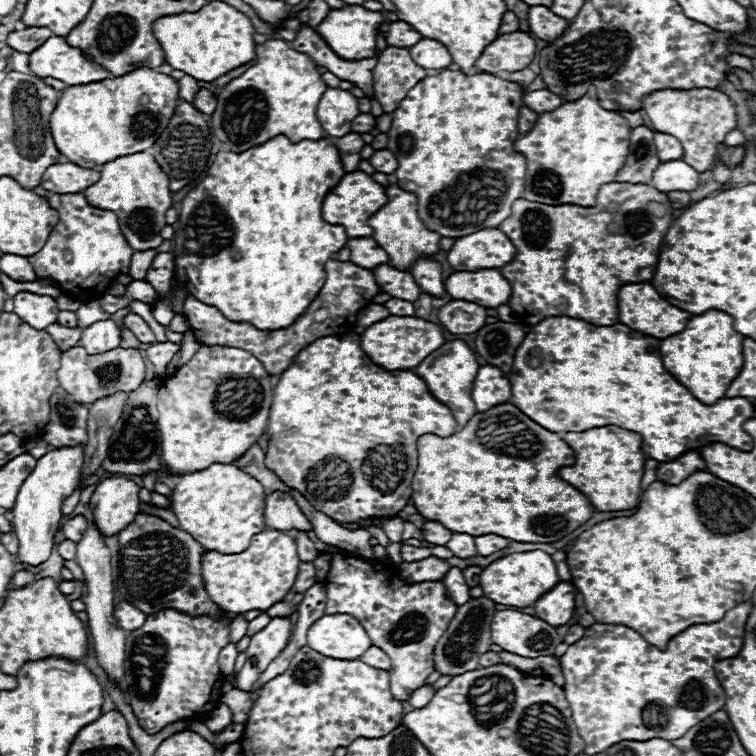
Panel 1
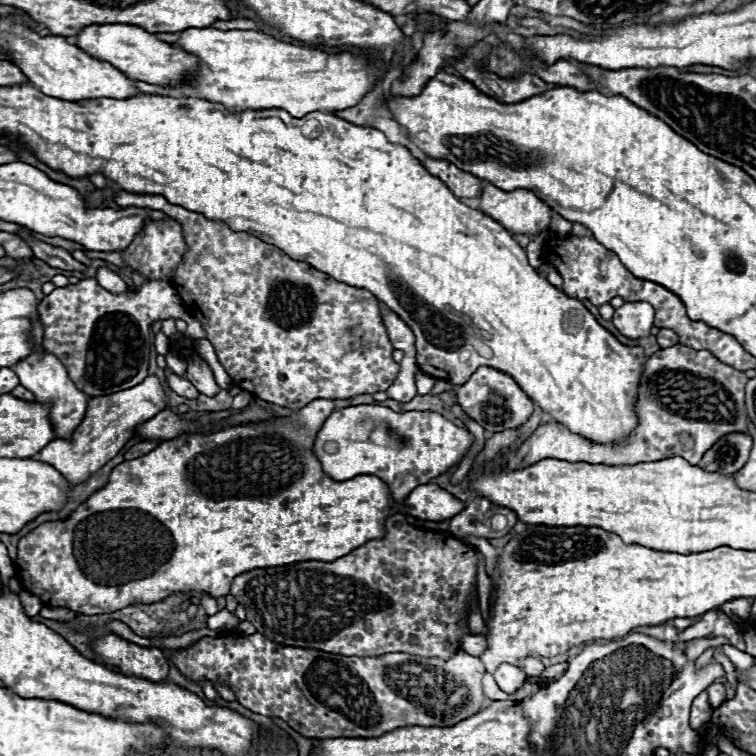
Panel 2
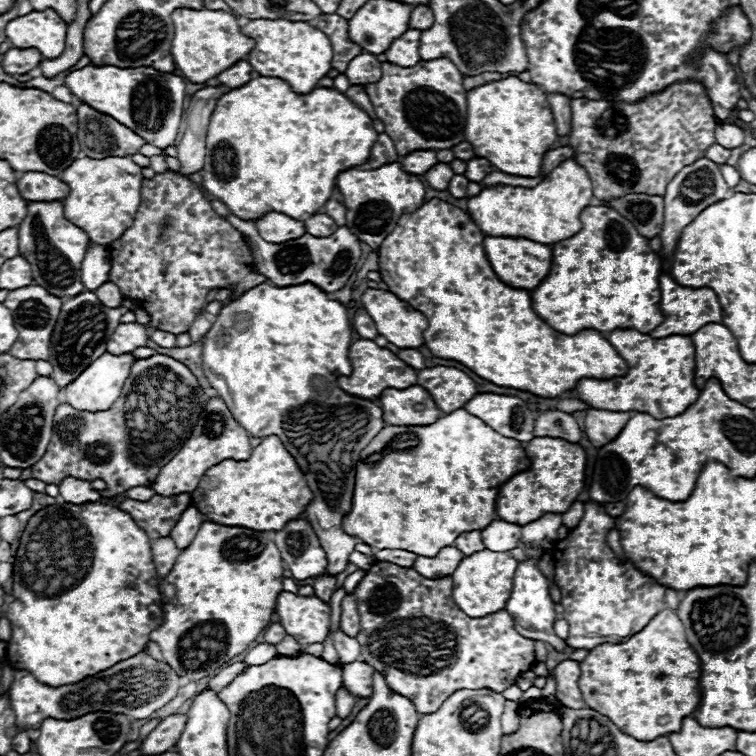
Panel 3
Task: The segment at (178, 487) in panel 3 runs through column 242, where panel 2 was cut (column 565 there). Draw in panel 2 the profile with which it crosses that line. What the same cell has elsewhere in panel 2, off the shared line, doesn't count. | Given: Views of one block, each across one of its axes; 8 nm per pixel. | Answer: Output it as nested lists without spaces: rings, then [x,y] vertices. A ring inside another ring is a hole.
[[[682,344],[658,350],[644,364],[636,404],[640,424],[630,434],[626,444],[596,444],[586,440],[584,436],[572,434],[556,422],[548,422],[536,428],[536,432],[524,440],[520,450],[506,454],[506,466],[522,468],[544,458],[622,466],[664,460],[672,456],[682,456],[696,466],[704,452],[724,434],[746,432],[746,382],[748,378],[744,372],[716,360],[708,350],[692,350]]]

